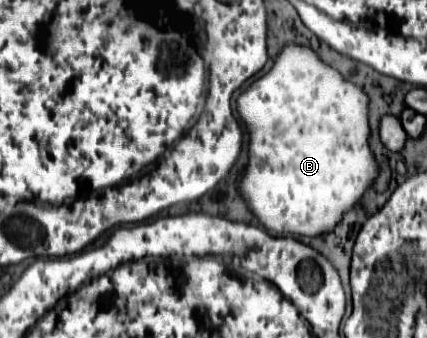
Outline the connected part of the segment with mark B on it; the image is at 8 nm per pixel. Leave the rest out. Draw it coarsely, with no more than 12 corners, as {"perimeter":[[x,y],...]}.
{"perimeter":[[305,45],[239,95],[239,195],[333,233],[379,175],[369,95]]}

